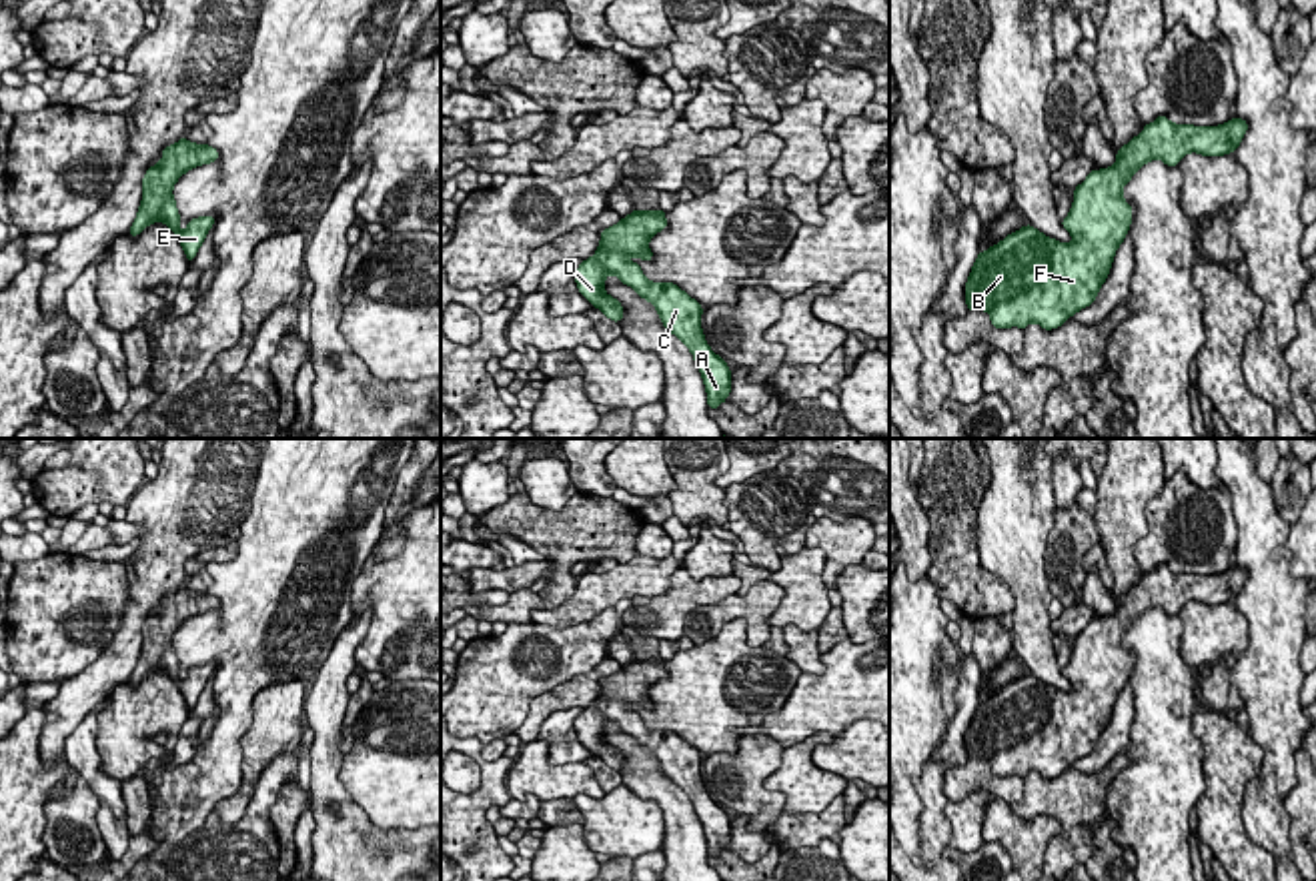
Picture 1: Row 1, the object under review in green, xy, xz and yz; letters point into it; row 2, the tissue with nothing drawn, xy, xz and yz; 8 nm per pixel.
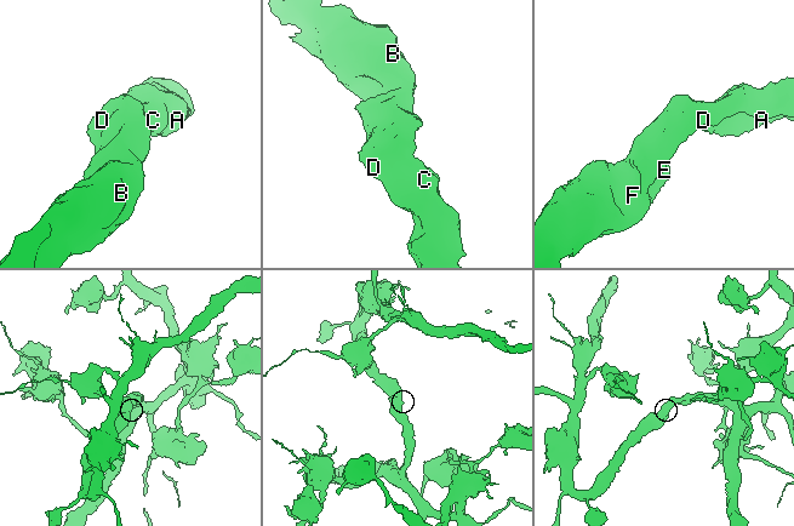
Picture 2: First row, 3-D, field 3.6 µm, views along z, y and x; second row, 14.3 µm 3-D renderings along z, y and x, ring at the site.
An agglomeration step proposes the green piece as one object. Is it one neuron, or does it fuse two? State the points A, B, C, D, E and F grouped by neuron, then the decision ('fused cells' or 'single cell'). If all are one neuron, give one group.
A B C D E F; single cell

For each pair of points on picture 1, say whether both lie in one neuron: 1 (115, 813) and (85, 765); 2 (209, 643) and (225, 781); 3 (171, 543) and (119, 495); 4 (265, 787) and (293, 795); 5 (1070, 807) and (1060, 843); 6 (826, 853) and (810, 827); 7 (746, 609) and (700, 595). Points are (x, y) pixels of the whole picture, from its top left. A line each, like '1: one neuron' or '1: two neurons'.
1: one neuron
2: one neuron
3: two neurons
4: two neurons
5: two neurons
6: two neurons
7: two neurons

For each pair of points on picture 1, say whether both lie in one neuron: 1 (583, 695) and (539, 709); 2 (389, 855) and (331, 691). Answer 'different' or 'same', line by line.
1: same
2: same

